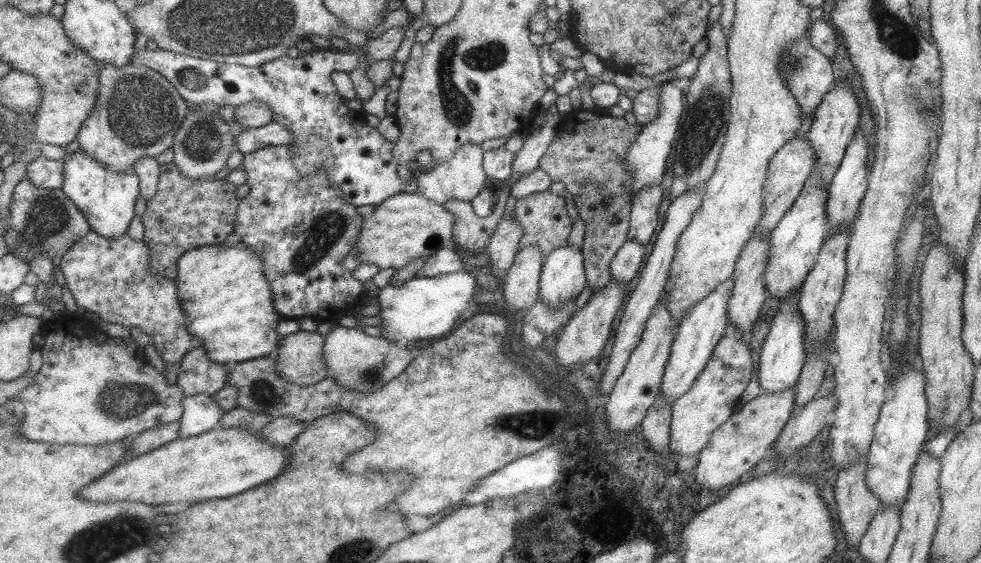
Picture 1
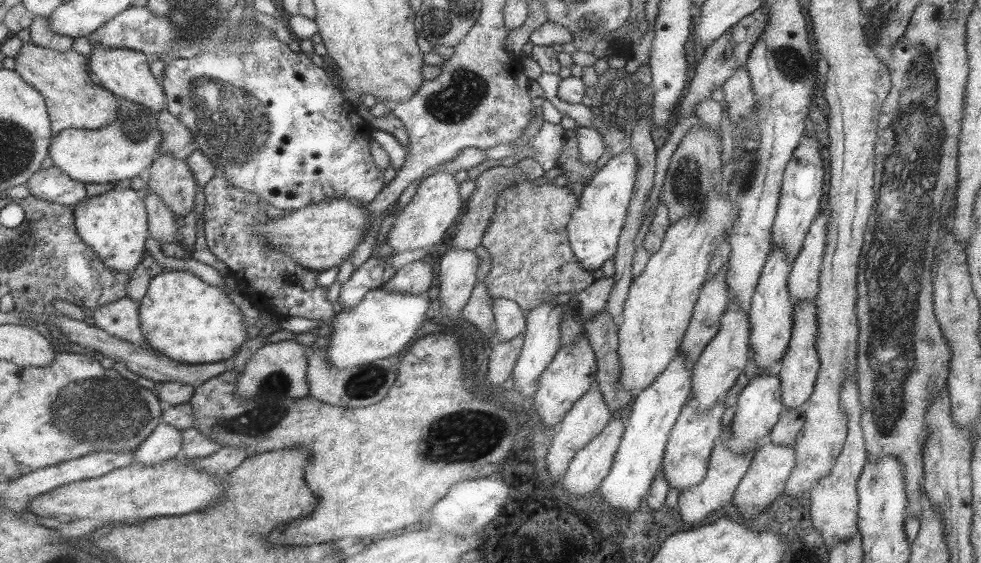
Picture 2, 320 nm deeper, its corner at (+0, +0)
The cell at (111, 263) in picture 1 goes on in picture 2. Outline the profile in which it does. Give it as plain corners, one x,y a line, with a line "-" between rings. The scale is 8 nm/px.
122,298
93,312
95,326
134,345
150,347
142,333
139,309
140,301

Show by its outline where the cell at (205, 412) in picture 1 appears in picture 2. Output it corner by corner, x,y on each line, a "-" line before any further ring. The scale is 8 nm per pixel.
163,422
136,450
134,462
143,466
155,466
175,459
182,454
182,432
183,430

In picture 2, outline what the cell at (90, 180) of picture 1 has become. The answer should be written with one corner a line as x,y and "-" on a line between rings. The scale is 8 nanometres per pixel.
127,183
115,185
111,190
87,198
75,206
76,229
86,242
111,270
135,272
147,256
147,236
150,222
144,193
133,190

